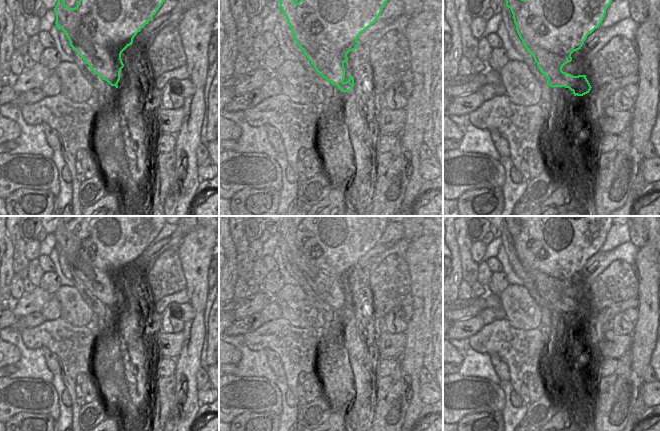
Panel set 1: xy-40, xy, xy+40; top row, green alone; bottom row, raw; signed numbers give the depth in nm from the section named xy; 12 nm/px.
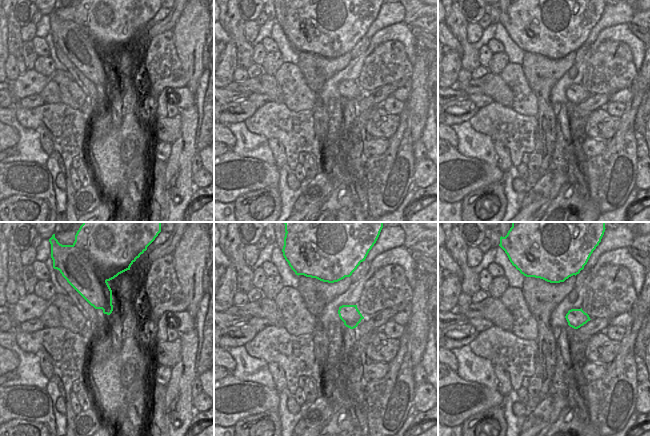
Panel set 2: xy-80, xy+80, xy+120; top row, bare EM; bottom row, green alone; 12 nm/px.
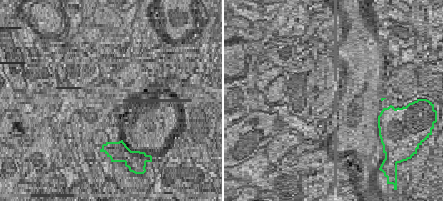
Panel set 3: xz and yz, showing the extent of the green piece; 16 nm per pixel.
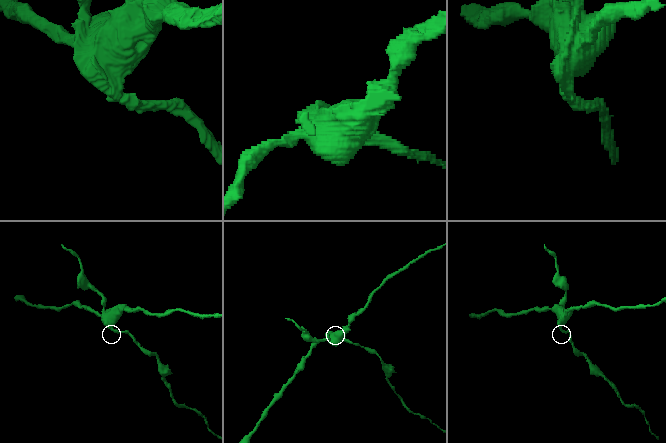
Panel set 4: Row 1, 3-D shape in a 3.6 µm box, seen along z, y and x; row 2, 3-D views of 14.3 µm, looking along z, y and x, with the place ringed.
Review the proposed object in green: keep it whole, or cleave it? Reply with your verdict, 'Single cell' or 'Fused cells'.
Fused cells

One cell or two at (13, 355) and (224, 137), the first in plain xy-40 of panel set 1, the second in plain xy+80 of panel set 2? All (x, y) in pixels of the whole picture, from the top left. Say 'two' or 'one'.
one

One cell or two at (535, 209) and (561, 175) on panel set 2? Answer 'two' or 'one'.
one

